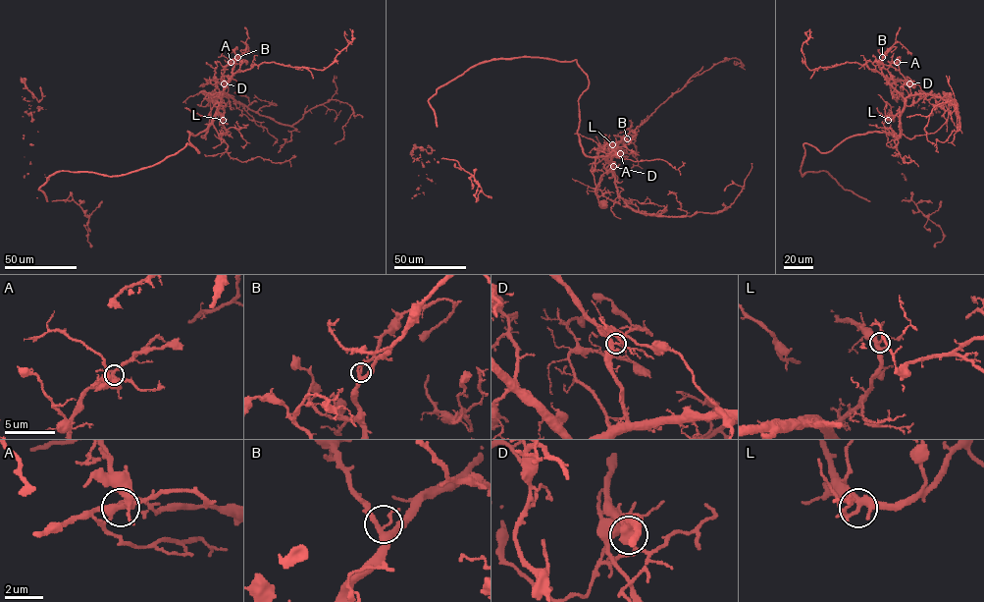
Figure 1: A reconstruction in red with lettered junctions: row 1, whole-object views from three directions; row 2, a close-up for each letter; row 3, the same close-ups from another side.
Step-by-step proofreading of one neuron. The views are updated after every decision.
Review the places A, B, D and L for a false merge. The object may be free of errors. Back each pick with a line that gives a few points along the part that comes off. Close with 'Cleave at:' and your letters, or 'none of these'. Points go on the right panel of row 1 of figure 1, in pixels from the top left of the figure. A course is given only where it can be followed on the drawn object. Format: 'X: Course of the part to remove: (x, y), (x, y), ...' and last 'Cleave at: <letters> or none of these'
D: Course of the part to remove: (909, 83), (919, 85), (926, 95), (924, 99)
Cleave at: D

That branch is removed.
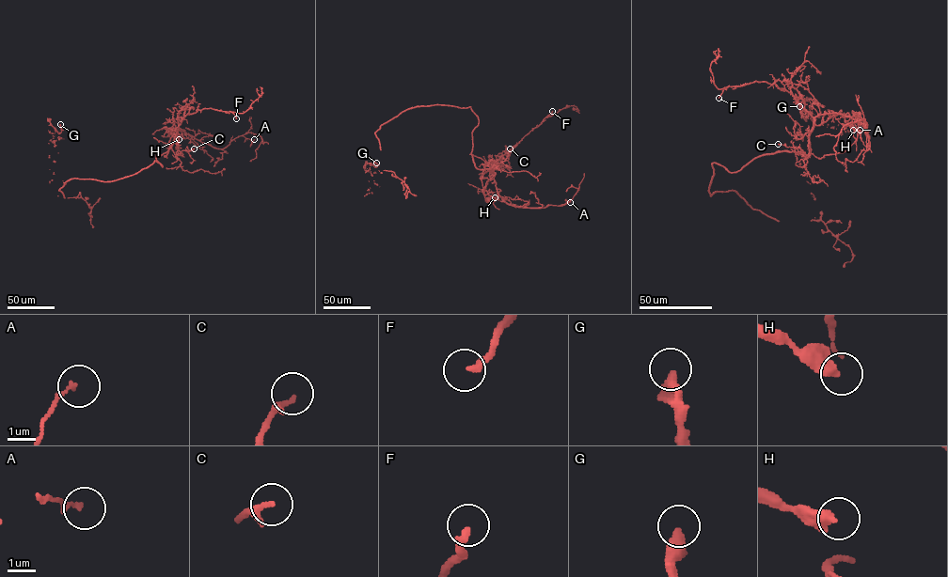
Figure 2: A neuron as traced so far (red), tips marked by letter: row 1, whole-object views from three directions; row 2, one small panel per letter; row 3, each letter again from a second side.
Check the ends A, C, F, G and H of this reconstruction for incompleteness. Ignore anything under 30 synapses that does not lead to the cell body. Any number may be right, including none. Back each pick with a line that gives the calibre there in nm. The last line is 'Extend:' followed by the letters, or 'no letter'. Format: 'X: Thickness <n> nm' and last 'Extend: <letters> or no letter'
Extend: no letter

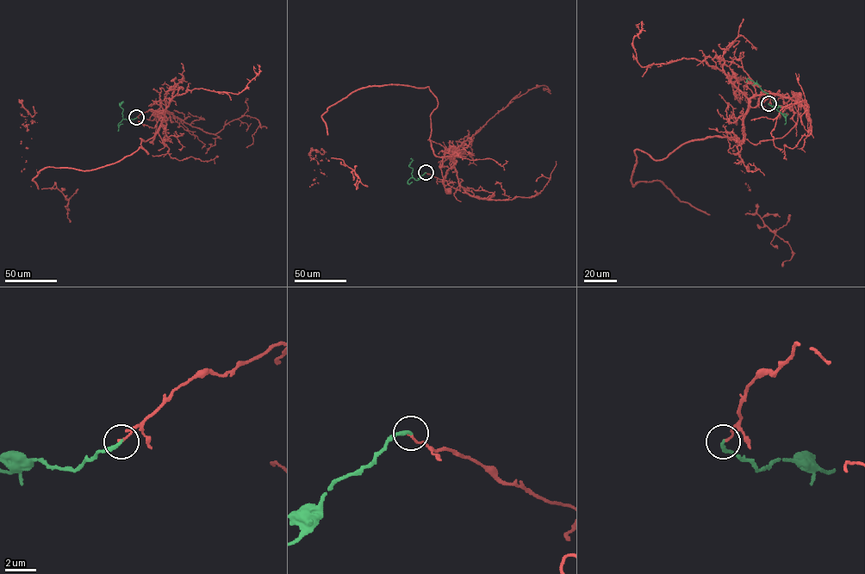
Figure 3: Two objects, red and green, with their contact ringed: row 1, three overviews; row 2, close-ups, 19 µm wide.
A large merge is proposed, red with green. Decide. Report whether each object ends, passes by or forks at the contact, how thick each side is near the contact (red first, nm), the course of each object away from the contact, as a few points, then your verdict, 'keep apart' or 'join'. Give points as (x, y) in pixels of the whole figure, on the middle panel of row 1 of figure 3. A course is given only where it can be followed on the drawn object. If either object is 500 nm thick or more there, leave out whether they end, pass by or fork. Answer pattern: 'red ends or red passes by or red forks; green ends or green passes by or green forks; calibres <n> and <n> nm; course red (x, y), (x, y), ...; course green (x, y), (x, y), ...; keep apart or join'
red ends; green ends; calibres 130 and 220 nm; course red (426, 172), (442, 180), (456, 160), (450, 157), (443, 157), (442, 166), (439, 167), (444, 190), (448, 191); course green (426, 172), (417, 180), (413, 177), (413, 169), (408, 165), (411, 158); keep apart

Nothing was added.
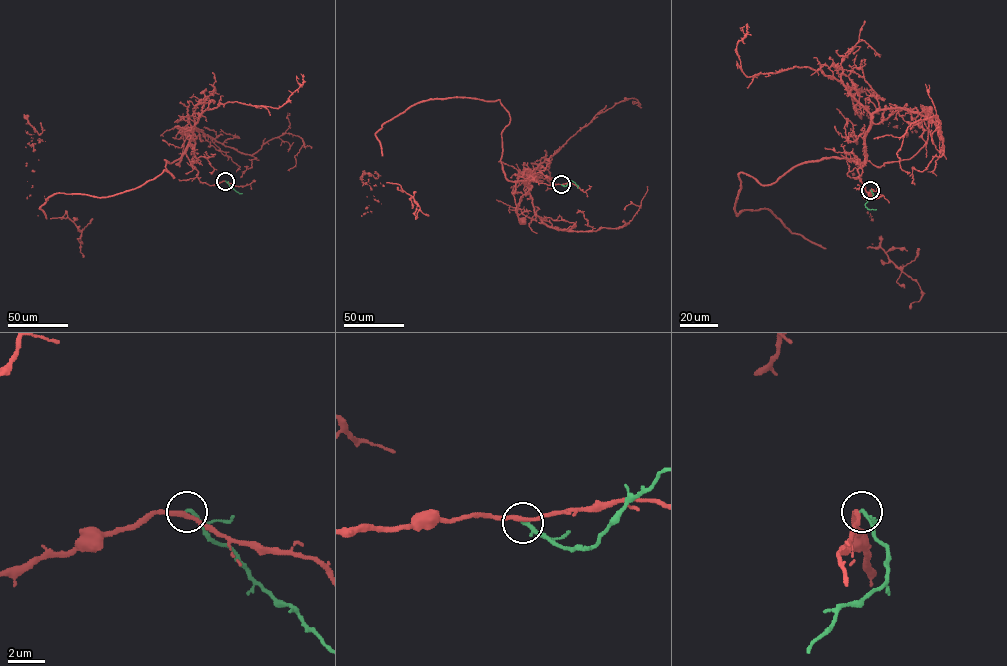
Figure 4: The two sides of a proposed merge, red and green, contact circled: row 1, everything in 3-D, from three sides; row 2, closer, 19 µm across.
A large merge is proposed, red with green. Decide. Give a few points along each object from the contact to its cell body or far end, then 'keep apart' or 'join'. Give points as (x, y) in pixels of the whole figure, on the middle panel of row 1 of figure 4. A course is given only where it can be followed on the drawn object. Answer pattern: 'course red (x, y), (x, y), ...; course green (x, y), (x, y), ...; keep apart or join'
course red (561, 184), (537, 182), (531, 176), (516, 182), (512, 193), (517, 215), (522, 221); course green (561, 184), (565, 186), (572, 181), (577, 188); join

